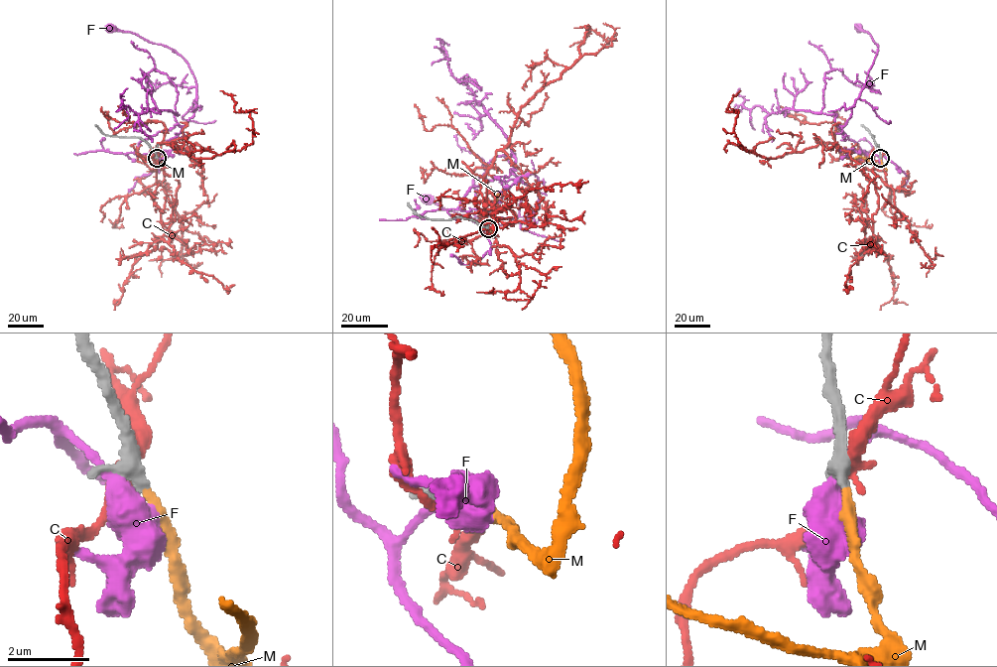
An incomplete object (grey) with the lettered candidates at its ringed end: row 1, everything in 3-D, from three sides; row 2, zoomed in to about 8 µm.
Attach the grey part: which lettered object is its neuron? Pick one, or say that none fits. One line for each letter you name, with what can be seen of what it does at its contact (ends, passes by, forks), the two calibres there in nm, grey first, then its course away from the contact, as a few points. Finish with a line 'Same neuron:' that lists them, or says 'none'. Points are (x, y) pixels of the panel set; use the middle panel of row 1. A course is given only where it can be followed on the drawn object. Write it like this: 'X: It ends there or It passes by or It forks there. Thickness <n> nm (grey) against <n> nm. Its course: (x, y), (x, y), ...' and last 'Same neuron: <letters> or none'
M: It ends there. Thickness 280 nm (grey) against 240 nm. Its course: (488, 228), (492, 228), (491, 209), (498, 194)
Same neuron: M

